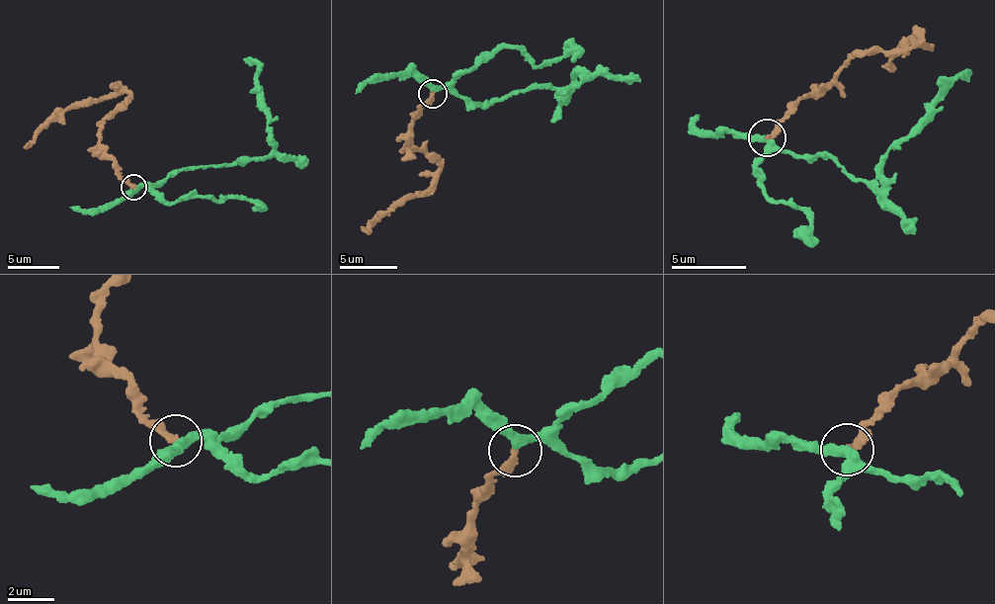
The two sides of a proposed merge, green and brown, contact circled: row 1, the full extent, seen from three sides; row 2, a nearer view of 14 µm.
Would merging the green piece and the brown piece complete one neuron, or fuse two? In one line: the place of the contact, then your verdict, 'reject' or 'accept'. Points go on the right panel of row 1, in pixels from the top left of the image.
at (767, 137); accept

